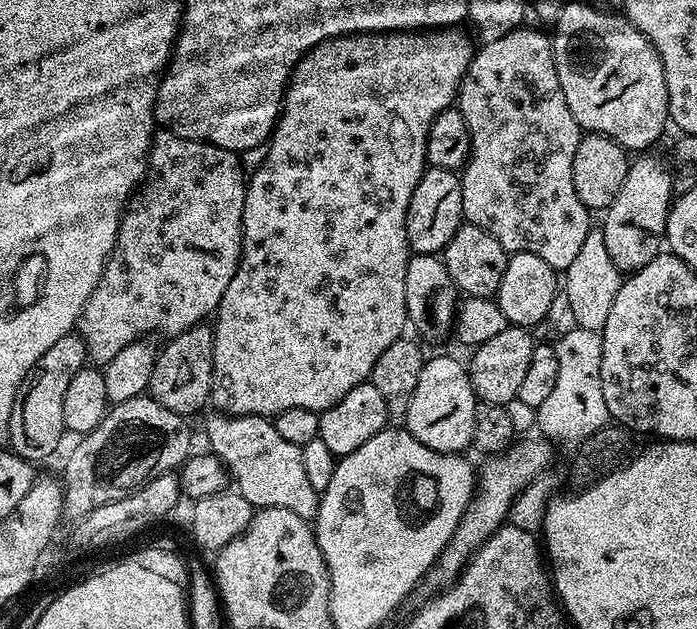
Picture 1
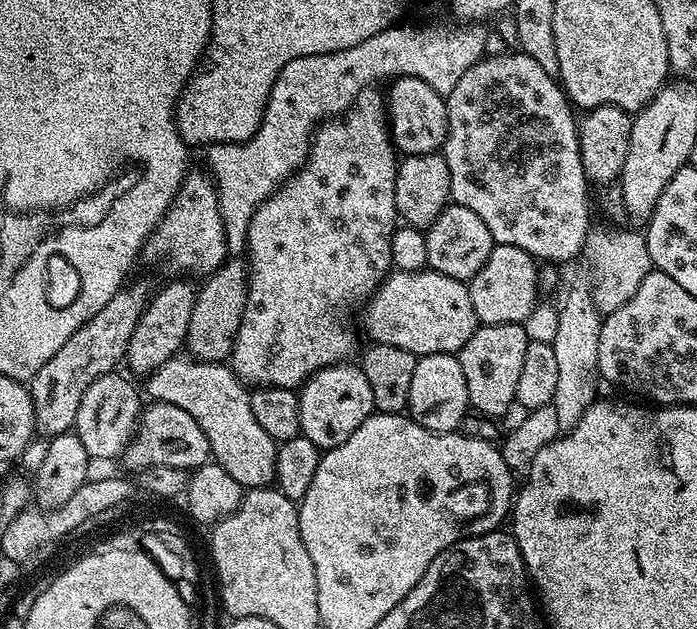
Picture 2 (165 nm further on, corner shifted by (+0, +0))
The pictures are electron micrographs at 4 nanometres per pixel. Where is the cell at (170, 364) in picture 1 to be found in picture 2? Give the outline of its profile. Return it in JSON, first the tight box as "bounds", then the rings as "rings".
{"bounds":[186,258,248,364],"rings":[[[229,258],[218,271],[199,285],[194,311],[190,314],[190,330],[186,334],[186,352],[193,360],[215,364],[227,361],[238,338],[238,326],[248,297],[248,270],[245,261]]]}

